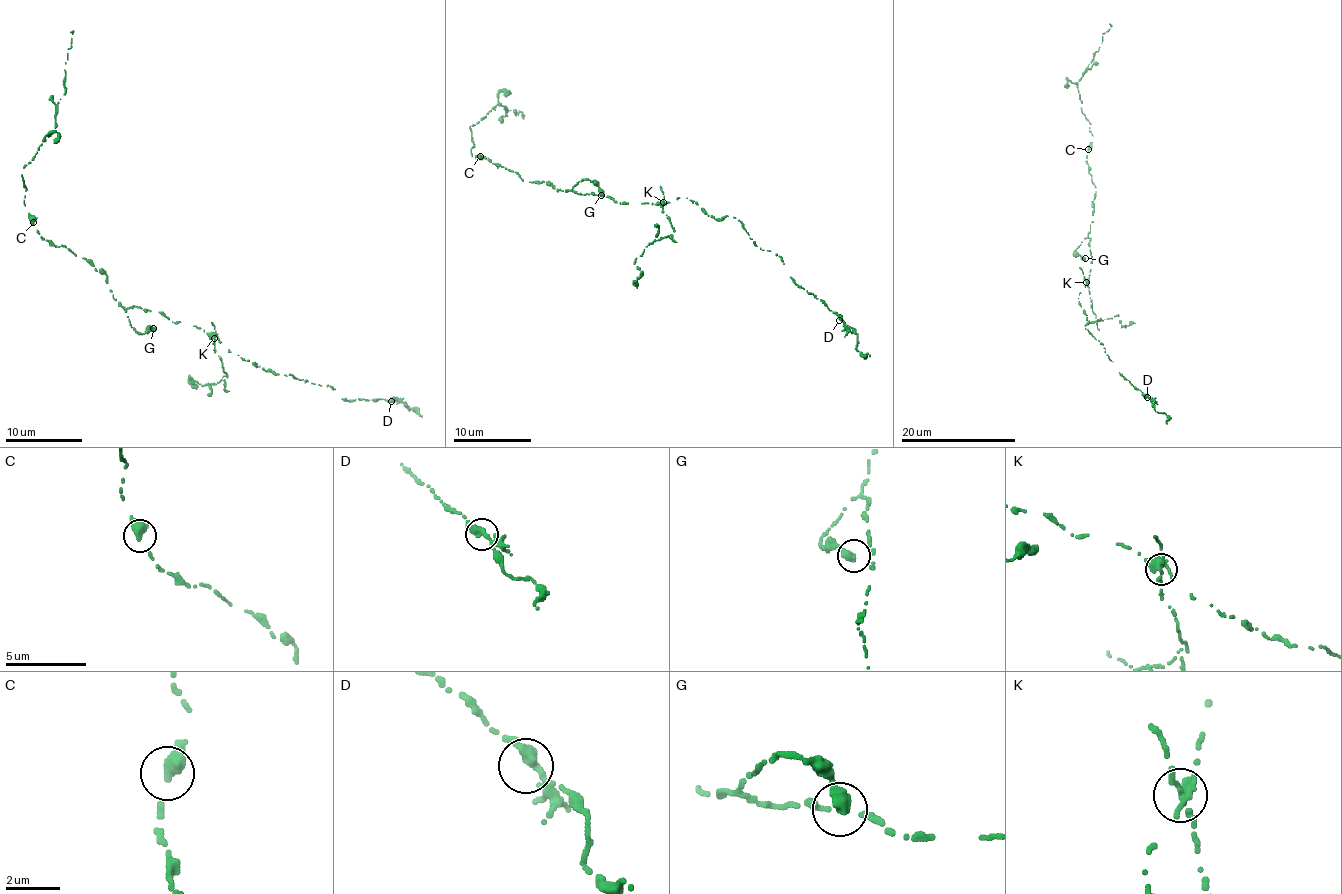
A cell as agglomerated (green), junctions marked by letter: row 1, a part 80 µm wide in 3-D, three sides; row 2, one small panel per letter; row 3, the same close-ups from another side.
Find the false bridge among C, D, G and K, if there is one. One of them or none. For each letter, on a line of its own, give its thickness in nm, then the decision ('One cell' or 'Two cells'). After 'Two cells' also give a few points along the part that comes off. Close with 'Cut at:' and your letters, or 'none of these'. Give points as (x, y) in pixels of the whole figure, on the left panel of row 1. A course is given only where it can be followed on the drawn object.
C: Thickness 360 nm. One cell
D: Thickness 340 nm. One cell
G: Thickness 480 nm. One cell
K: Thickness 400 nm. Two cells. Course of the part to remove: (215, 339), (215, 353), (226, 373), (225, 380), (202, 386), (189, 377), (197, 384), (191, 385), (191, 378)
Cut at: K

